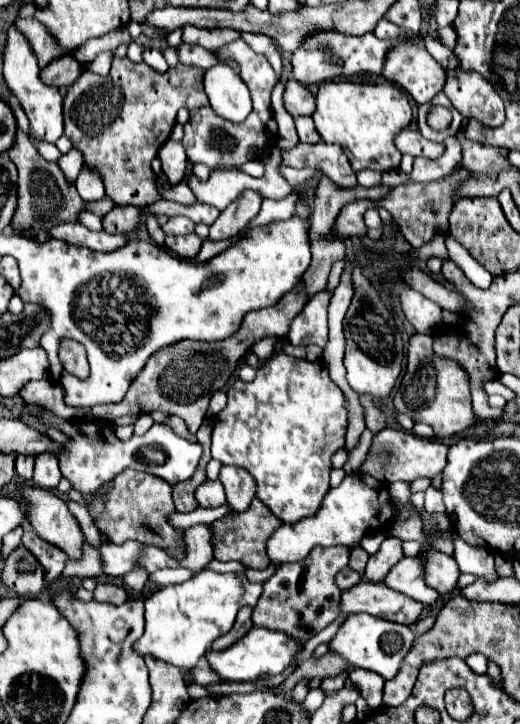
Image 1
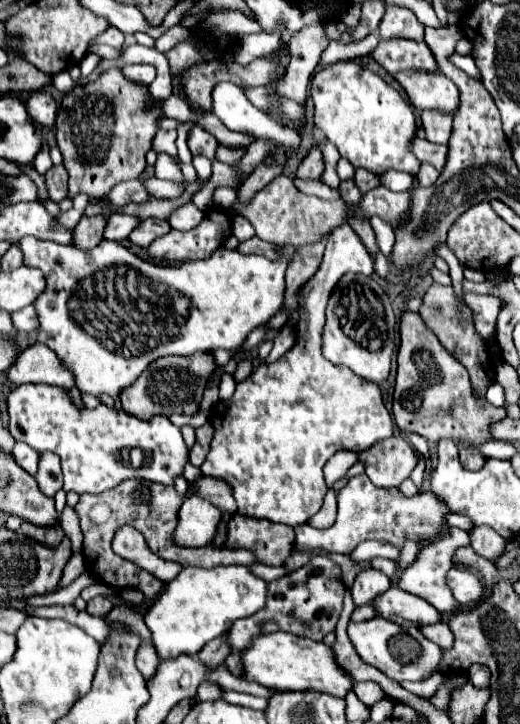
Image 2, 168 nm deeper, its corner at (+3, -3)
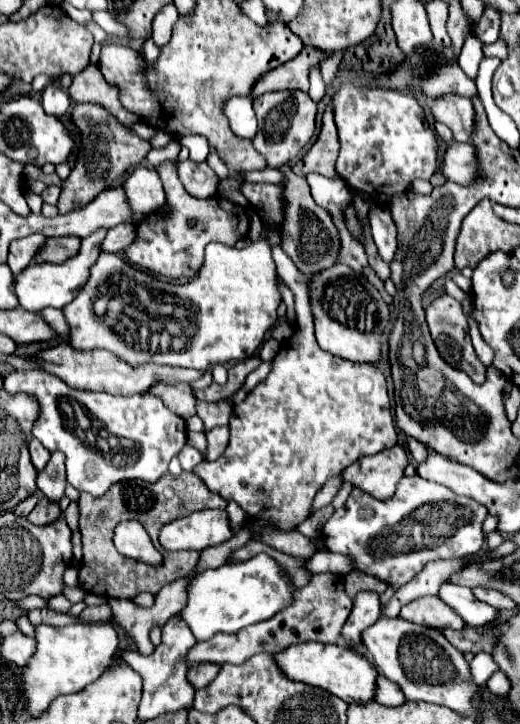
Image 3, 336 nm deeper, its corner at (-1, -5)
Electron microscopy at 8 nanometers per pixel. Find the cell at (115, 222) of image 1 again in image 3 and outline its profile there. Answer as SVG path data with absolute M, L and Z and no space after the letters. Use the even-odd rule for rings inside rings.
M65 236L65 238L49 238L45 240L45 244L37 250L35 254L35 262L55 262L61 264L63 260L67 260L69 256L75 256L79 250L81 238L75 236Z

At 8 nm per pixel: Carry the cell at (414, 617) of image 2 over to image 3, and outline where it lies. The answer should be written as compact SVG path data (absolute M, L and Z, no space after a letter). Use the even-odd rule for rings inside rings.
M423 596L411 604L405 604L401 608L401 618L421 624L421 626L437 628L437 630L445 630L445 628L463 630L465 628L463 618L453 608L449 608L439 596Z

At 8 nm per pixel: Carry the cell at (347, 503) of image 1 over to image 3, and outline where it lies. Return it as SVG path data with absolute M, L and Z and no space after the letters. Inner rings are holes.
M403 476L395 494L387 500L375 500L355 488L345 506L335 510L325 522L323 540L329 552L351 556L355 570L375 576L389 588L399 590L413 580L427 562L475 556L485 542L485 518L487 508L469 496L459 496L419 476ZM421 508L429 514L423 516L419 512Z

